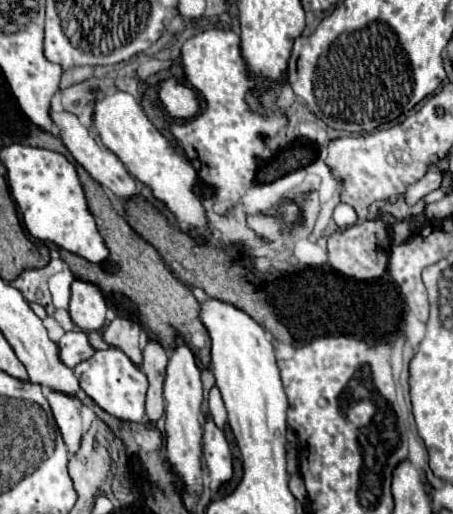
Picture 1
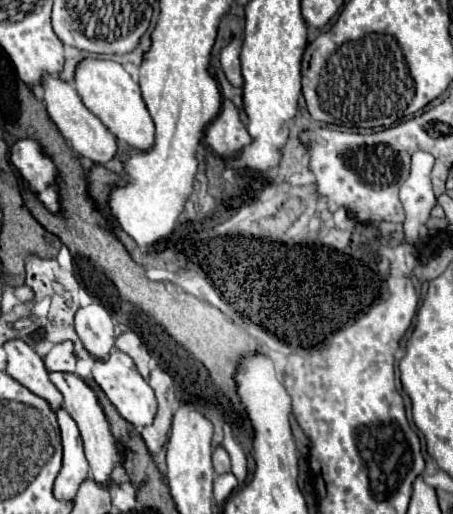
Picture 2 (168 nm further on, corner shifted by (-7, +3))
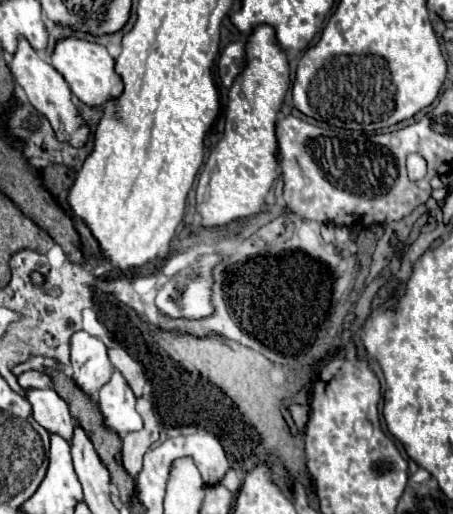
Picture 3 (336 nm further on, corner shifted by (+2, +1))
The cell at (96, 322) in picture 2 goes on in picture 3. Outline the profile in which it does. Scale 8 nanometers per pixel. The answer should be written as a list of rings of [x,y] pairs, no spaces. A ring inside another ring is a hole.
[[[85,330],[71,336],[71,366],[75,370],[73,380],[91,396],[97,396],[99,388],[109,382],[111,364],[107,358],[107,346]]]

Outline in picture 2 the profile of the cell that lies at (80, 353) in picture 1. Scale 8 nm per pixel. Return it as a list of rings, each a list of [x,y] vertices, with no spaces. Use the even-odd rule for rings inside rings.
[[[72,342],[56,344],[44,358],[48,372],[76,372],[76,356],[72,352]]]

